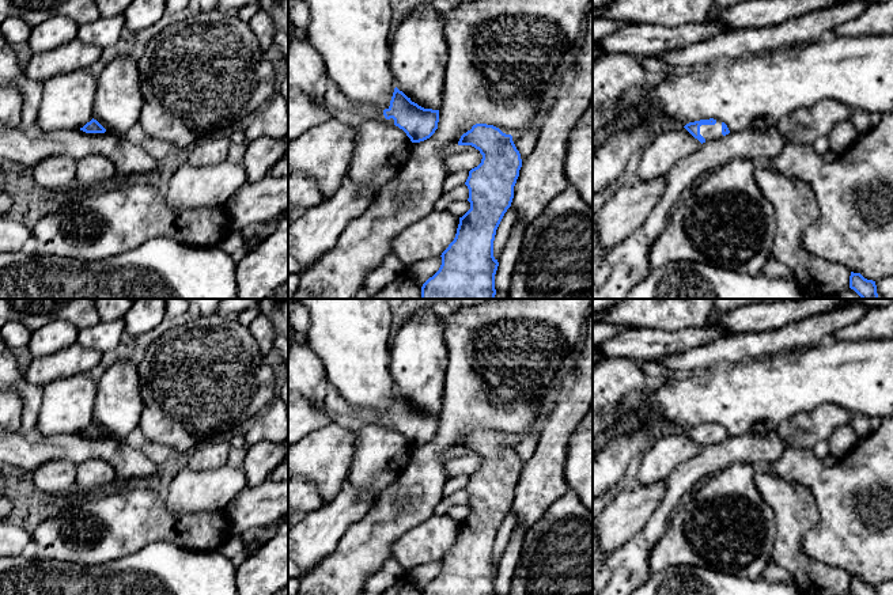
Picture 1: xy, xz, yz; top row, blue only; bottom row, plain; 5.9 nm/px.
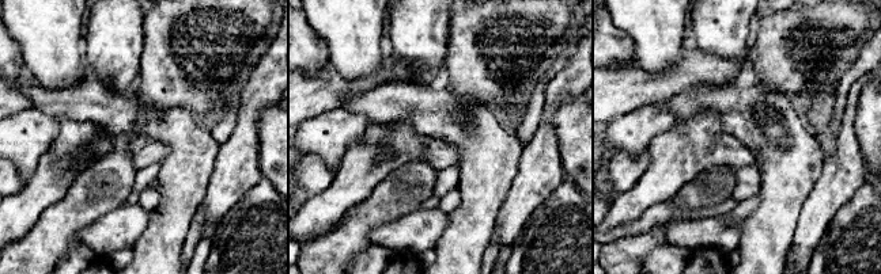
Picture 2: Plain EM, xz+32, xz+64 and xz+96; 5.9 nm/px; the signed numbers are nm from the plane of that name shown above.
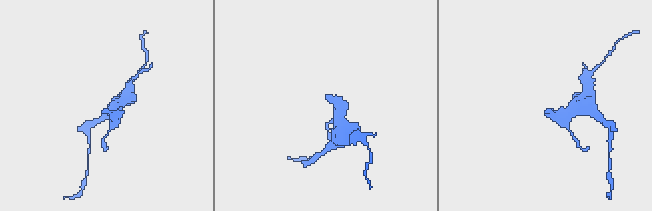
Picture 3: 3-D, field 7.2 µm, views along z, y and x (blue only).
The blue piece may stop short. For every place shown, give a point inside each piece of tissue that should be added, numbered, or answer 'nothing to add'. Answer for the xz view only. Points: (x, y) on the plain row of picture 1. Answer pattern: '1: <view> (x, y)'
1: xz (336, 406)

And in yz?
1: yz (710, 436)

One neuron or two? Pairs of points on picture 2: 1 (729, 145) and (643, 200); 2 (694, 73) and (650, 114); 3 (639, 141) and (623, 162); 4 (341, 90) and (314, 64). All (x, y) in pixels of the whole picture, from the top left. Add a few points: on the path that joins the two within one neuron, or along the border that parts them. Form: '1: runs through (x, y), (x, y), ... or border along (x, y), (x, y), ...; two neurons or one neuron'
1: runs through (707, 147), (696, 147), (665, 178); one neuron
2: border along (658, 101), (643, 103), (628, 113); two neurons
3: border along (647, 149), (638, 155), (626, 152), (611, 153); two neurons
4: border along (328, 64), (317, 73), (302, 72); two neurons

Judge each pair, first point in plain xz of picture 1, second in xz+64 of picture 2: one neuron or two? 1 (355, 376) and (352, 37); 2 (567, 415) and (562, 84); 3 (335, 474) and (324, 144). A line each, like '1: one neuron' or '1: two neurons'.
1: one neuron
2: one neuron
3: one neuron

